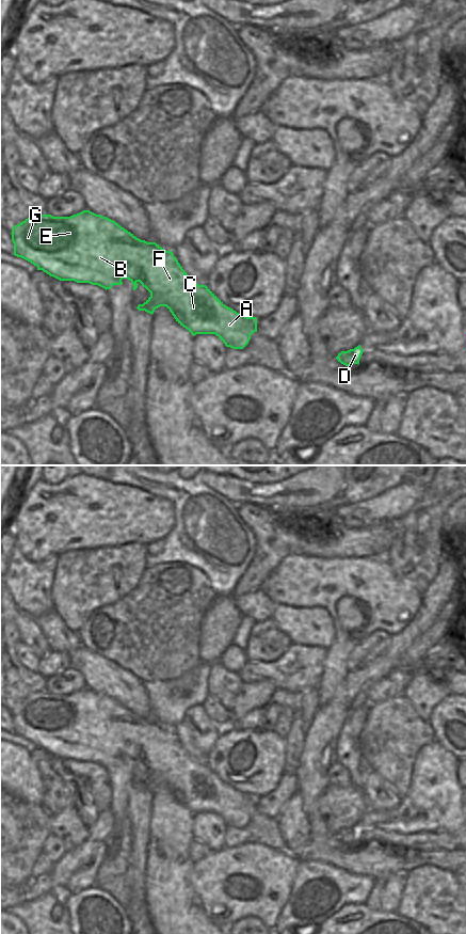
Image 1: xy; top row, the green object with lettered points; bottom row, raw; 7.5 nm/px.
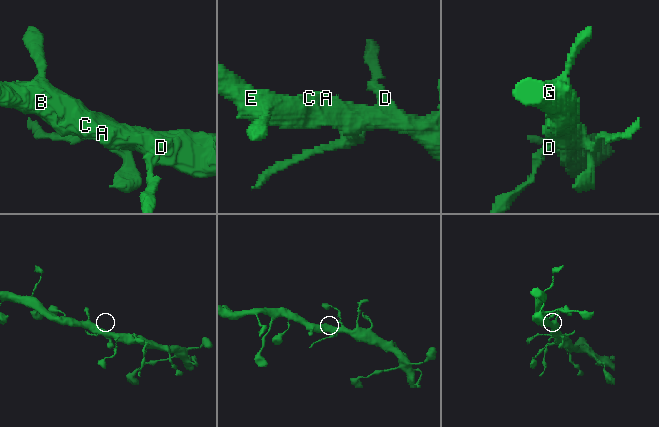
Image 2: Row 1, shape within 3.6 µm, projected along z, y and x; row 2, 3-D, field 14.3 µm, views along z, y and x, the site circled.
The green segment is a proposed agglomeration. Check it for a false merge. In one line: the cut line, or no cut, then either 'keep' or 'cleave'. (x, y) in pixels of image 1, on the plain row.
no cut | keep

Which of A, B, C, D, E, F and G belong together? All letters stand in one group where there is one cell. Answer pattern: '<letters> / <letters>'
A B C D E F G

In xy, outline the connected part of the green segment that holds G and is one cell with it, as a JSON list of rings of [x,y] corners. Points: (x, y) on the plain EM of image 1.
[[[83,688],[77,693],[73,693],[70,695],[53,695],[51,693],[32,693],[21,701],[15,703],[12,707],[12,719],[14,722],[14,733],[17,735],[21,735],[34,744],[37,745],[37,748],[43,748],[50,755],[53,755],[60,759],[75,759],[77,761],[90,761],[92,763],[98,763],[102,766],[111,767],[113,763],[122,763],[123,757],[128,757],[133,762],[133,769],[138,766],[138,761],[140,760],[143,765],[145,765],[149,771],[150,775],[143,781],[138,783],[139,789],[145,789],[149,792],[154,792],[155,788],[160,785],[166,785],[176,800],[186,806],[193,814],[196,812],[215,812],[226,825],[230,825],[232,827],[243,827],[250,820],[251,813],[254,810],[257,810],[257,796],[256,795],[247,795],[245,793],[241,793],[234,789],[232,787],[226,785],[206,763],[198,763],[194,759],[192,759],[187,750],[182,747],[176,735],[174,734],[172,729],[166,729],[162,727],[156,721],[147,721],[145,718],[141,718],[136,716],[133,712],[122,706],[115,699],[102,695],[100,693],[96,693],[90,688]]]

